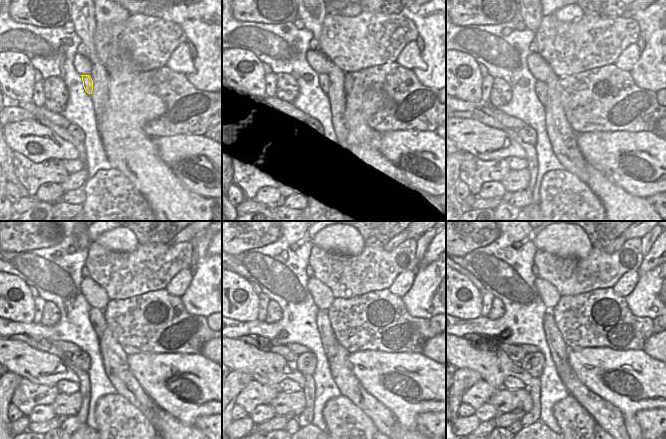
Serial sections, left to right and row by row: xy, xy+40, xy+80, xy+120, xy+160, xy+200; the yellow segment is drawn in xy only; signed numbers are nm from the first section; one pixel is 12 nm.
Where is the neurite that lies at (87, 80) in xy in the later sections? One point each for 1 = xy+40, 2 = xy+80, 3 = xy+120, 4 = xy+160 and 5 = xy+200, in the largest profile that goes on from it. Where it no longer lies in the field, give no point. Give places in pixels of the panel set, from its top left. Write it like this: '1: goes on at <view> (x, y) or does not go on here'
1: goes on at xy+40 (311, 76)
2: goes on at xy+80 (540, 87)
3: goes on at xy+120 (96, 316)
4: goes on at xy+160 (326, 332)
5: goes on at xy+200 (558, 350)

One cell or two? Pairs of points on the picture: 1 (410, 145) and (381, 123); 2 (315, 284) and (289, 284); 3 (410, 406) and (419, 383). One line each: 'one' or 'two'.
1: two
2: two
3: one

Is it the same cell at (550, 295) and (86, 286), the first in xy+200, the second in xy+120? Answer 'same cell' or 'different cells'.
same cell

